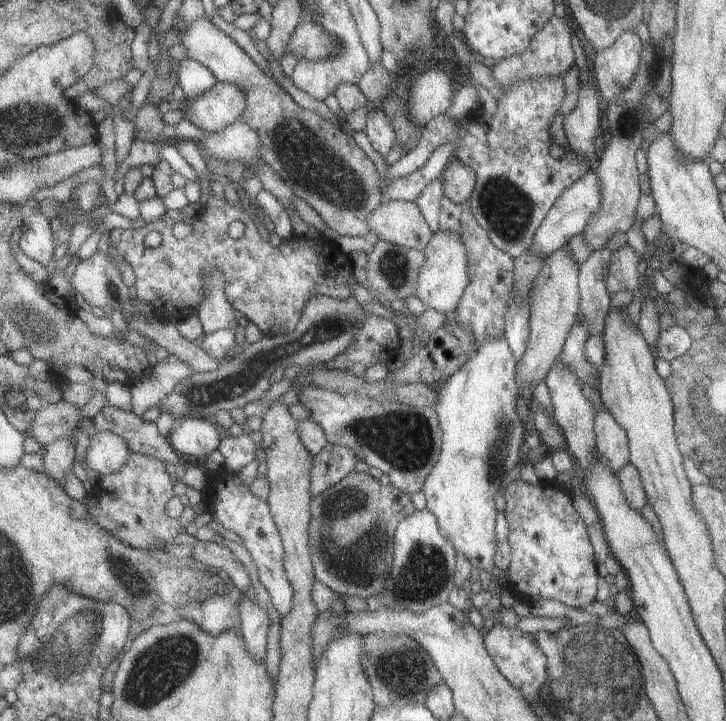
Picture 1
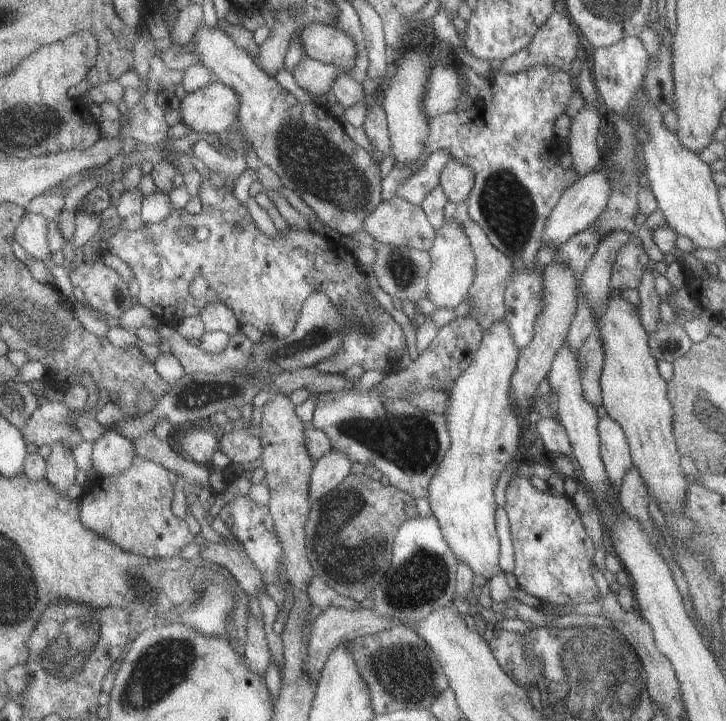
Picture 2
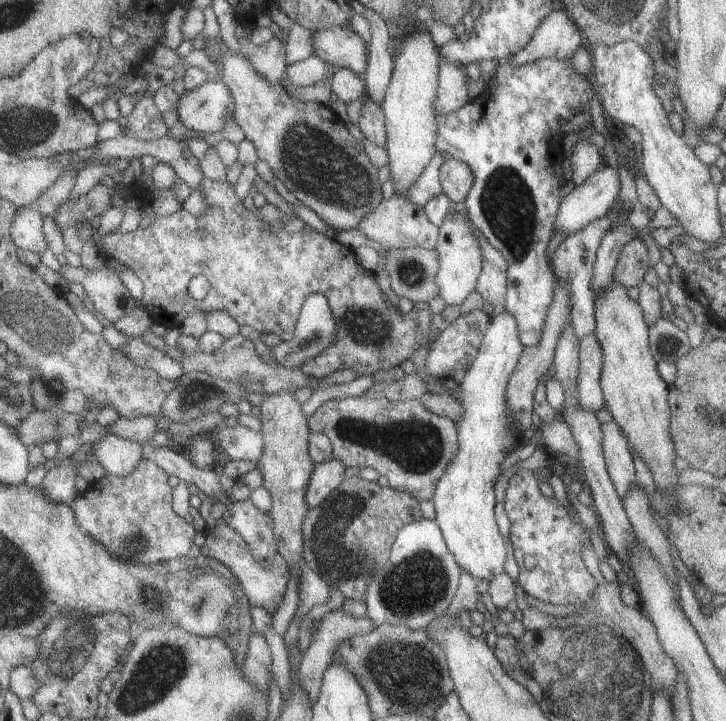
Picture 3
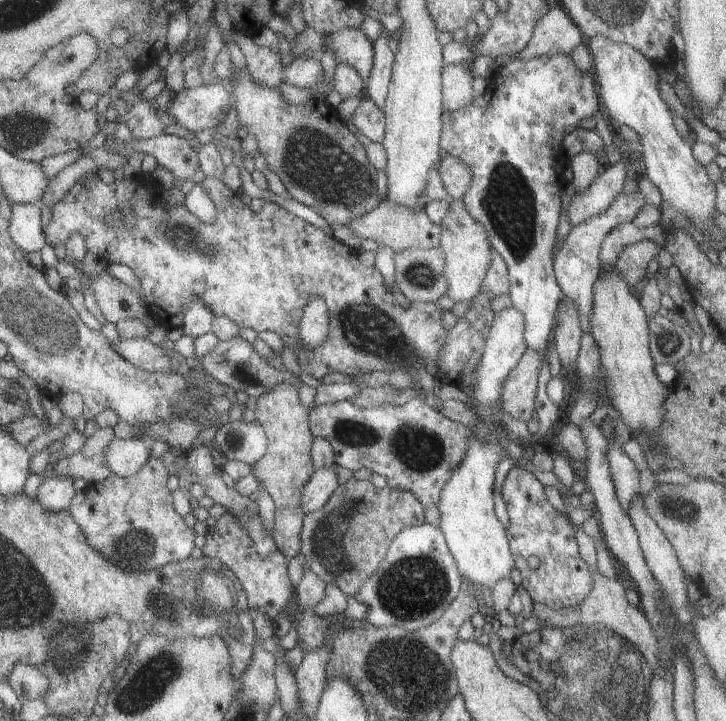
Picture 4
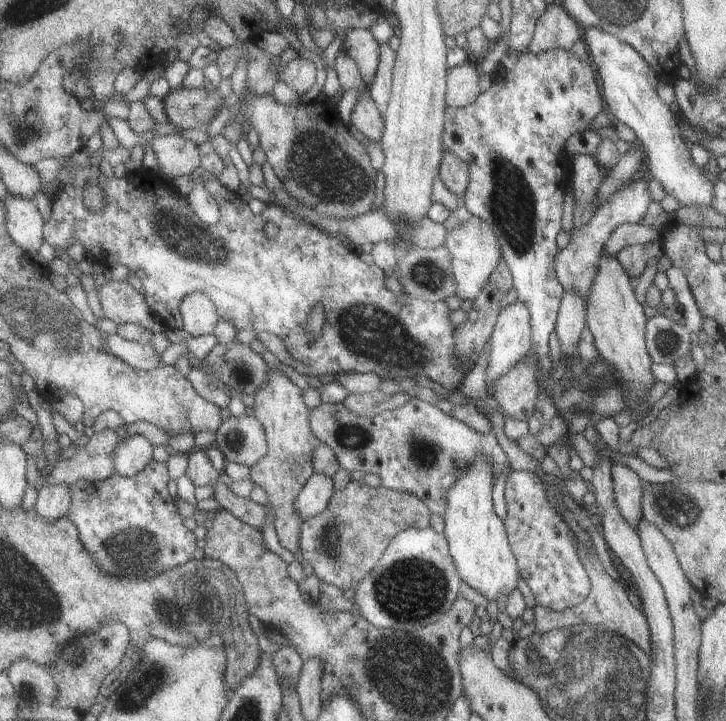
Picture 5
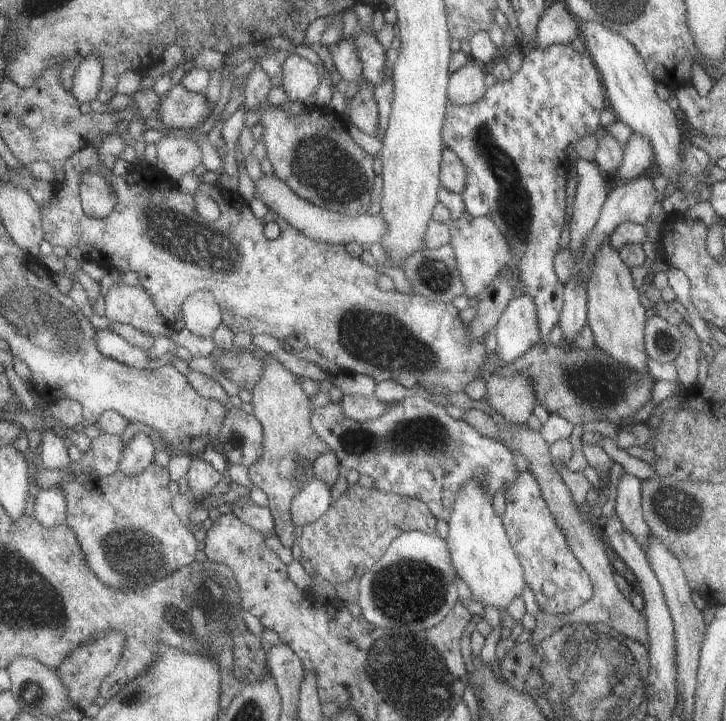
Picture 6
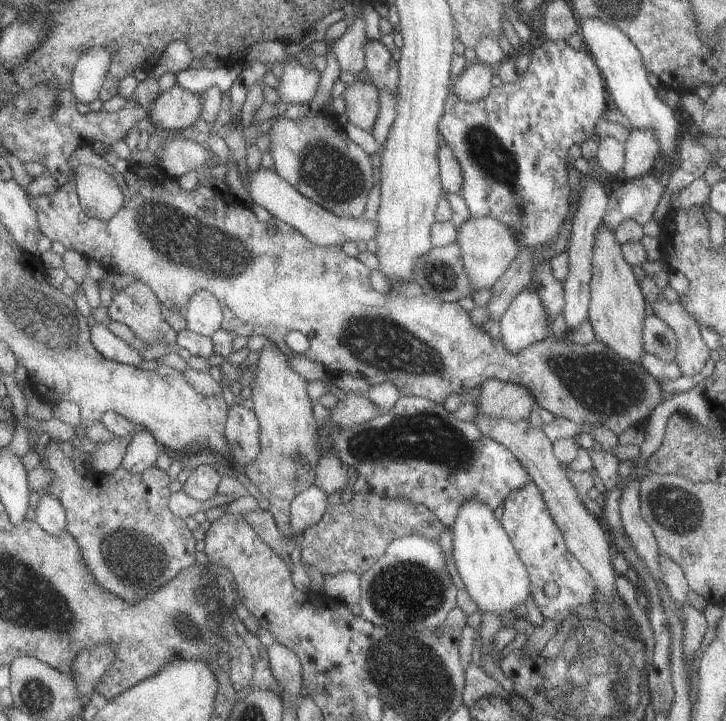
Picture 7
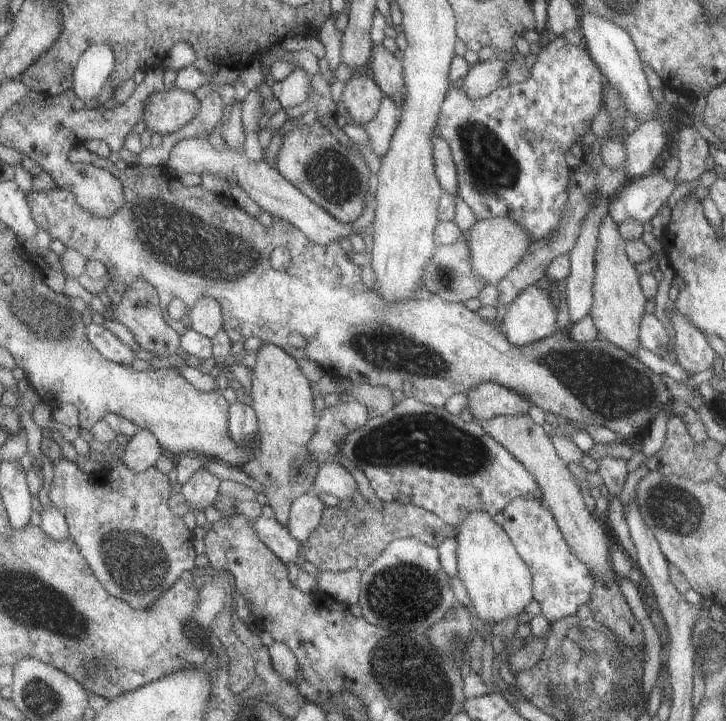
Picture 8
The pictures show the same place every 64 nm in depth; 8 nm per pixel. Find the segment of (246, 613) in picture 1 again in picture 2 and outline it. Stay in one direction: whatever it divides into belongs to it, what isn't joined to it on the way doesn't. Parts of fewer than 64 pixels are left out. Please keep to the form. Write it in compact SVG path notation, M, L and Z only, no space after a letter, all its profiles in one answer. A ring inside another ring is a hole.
M252 613L251 619L247 620L247 649L244 656L247 656L247 664L263 675L273 658L263 619L257 620Z

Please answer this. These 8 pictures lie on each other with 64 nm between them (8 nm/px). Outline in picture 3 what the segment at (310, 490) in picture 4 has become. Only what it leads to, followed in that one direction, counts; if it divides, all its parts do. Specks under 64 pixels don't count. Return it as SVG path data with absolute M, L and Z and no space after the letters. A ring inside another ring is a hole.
M329 456L327 460L314 465L313 474L310 476L309 484L306 488L307 509L319 506L329 494L344 478L345 464L339 462L337 458Z

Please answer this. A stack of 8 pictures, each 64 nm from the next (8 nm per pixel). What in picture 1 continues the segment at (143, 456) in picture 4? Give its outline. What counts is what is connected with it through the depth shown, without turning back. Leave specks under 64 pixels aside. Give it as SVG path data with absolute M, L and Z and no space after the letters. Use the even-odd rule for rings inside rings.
M109 431L91 435L84 462L92 476L111 475L126 467L131 457L127 440Z

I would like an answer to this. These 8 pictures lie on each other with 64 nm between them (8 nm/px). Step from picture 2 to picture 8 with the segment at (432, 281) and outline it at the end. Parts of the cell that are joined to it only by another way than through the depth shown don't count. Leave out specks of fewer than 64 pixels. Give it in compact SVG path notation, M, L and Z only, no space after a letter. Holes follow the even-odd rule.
M501 217L476 219L475 223L471 224L471 228L467 228L465 238L462 239L467 244L471 272L479 280L483 280L486 285L491 286L494 286L507 272L510 272L515 264L519 264L521 256L532 244L527 232L523 232L523 228L515 226L515 222L511 222L511 220Z

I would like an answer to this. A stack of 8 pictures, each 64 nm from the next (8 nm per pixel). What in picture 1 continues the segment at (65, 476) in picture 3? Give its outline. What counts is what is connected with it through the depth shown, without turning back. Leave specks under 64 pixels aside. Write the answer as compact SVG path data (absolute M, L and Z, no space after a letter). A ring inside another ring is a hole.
M67 436L57 437L55 442L51 442L45 449L44 466L47 476L53 480L59 480L65 484L65 474L73 470L77 461L75 455L75 444Z

